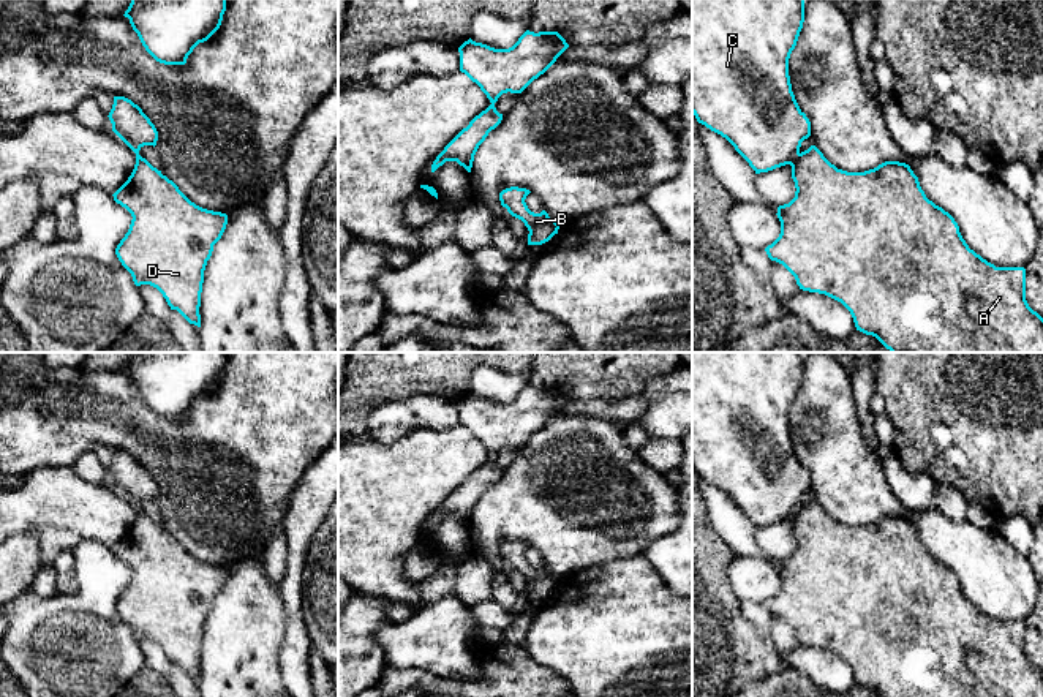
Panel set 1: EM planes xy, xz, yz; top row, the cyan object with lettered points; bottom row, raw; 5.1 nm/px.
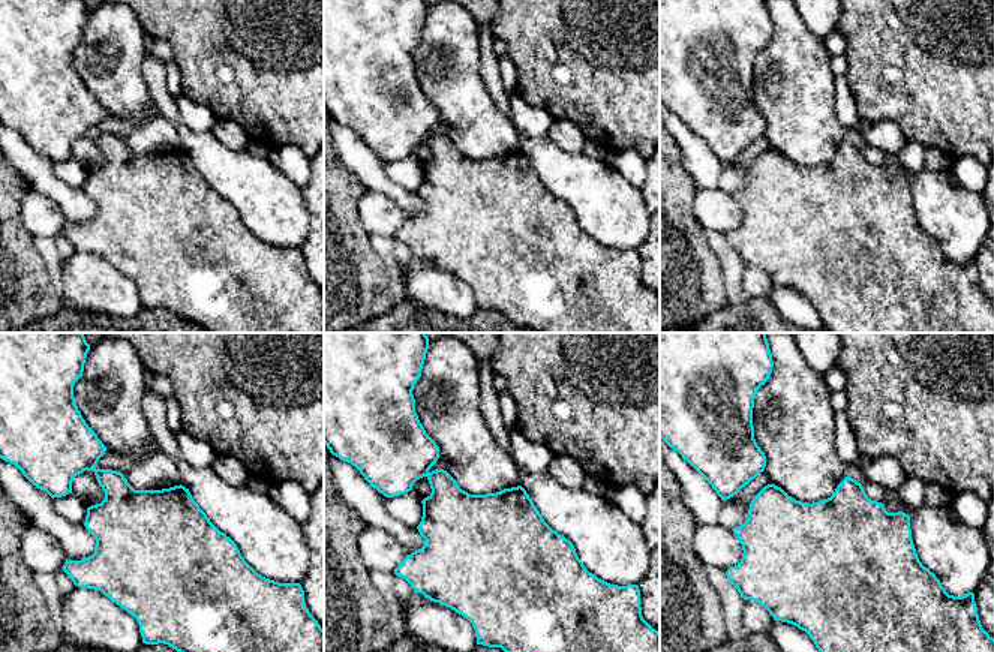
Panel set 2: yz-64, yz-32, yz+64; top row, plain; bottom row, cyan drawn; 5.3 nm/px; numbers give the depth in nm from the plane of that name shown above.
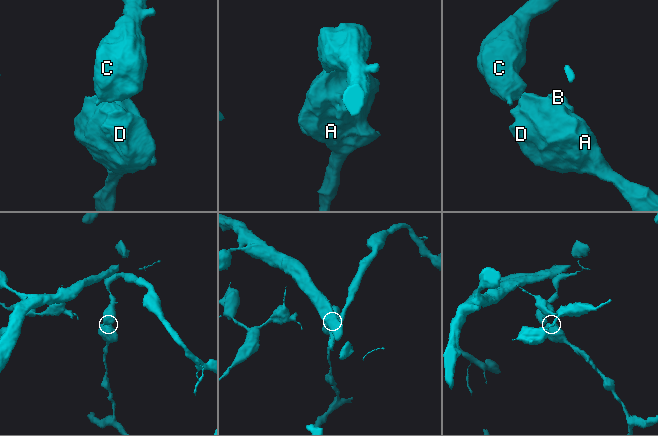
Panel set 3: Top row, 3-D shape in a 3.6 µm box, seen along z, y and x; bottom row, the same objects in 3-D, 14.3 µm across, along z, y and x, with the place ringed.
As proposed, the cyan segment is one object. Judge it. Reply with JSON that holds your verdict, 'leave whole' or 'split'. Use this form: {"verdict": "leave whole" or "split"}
{"verdict": "split"}

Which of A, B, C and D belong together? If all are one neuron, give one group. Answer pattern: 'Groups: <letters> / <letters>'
Groups: A B D / C

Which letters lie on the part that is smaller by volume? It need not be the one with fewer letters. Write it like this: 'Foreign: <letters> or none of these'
Foreign: A, B, D

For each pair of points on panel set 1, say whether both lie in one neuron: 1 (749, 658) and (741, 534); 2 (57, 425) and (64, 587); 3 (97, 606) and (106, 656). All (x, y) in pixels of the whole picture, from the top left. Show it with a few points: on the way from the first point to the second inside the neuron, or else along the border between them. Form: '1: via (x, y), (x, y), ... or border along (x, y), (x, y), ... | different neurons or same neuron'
1: border along (711, 527), (735, 555) | different neurons
2: border along (71, 550), (62, 550), (52, 565) | different neurons
3: via (98, 618), (98, 644) | same neuron

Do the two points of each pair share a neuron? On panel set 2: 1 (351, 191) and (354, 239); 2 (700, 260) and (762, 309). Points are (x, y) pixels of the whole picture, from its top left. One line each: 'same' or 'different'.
1: same
2: different

